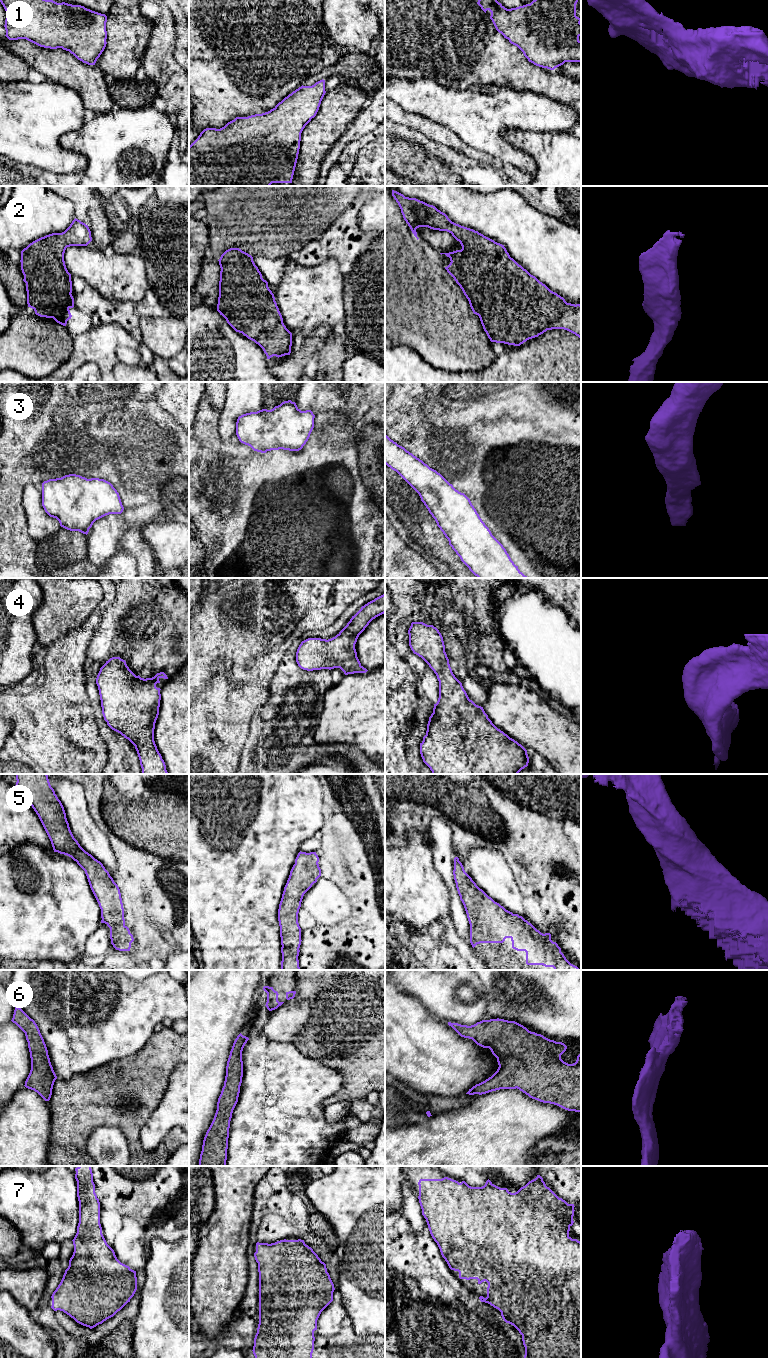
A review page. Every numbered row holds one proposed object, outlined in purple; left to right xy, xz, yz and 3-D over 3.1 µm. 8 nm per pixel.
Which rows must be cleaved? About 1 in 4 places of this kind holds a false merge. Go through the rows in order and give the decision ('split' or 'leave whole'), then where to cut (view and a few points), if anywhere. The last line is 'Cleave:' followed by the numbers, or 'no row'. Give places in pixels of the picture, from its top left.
1: leave whole | no cut
2: leave whole | no cut
3: leave whole | no cut
4: leave whole | no cut
5: leave whole | no cut
6: leave whole | no cut
7: leave whole | no cut
Cleave: no row

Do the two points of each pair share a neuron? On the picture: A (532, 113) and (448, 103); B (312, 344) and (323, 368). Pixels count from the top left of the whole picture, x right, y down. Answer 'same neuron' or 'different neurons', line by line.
A: same neuron
B: different neurons

